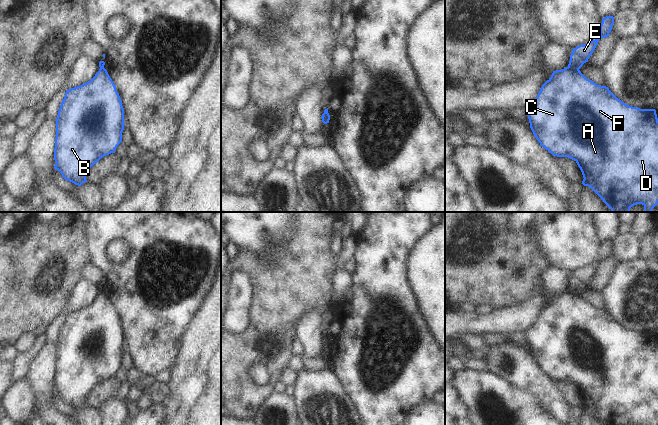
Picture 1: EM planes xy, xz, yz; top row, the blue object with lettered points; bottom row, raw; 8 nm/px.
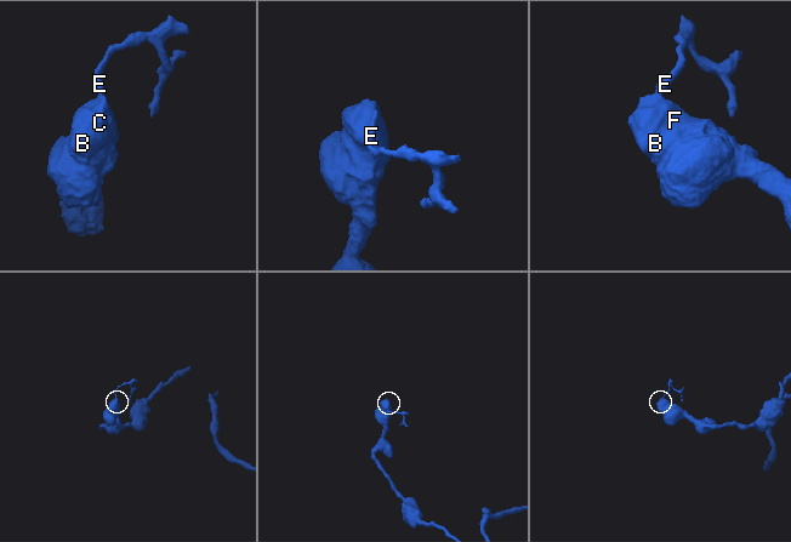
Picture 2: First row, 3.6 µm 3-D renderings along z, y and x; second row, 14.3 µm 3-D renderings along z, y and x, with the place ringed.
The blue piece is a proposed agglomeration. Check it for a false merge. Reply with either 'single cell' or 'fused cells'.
fused cells

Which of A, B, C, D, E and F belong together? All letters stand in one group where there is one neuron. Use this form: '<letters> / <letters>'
A B C D F / E

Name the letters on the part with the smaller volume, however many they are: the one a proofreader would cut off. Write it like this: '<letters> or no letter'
E.

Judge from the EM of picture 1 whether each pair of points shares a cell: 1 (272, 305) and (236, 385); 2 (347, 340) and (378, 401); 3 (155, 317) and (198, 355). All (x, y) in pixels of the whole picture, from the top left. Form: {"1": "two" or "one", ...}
{"1": "one", "2": "one", "3": "two"}

